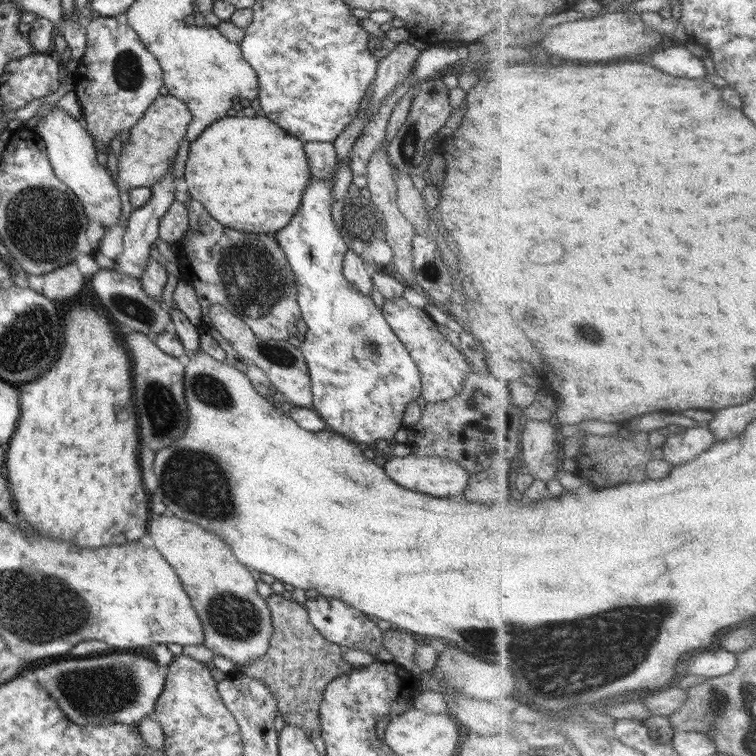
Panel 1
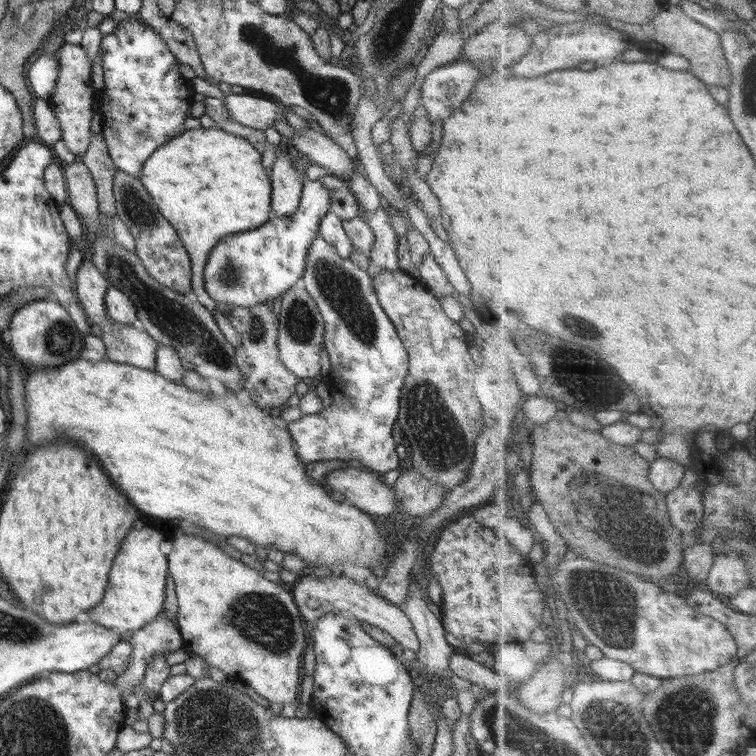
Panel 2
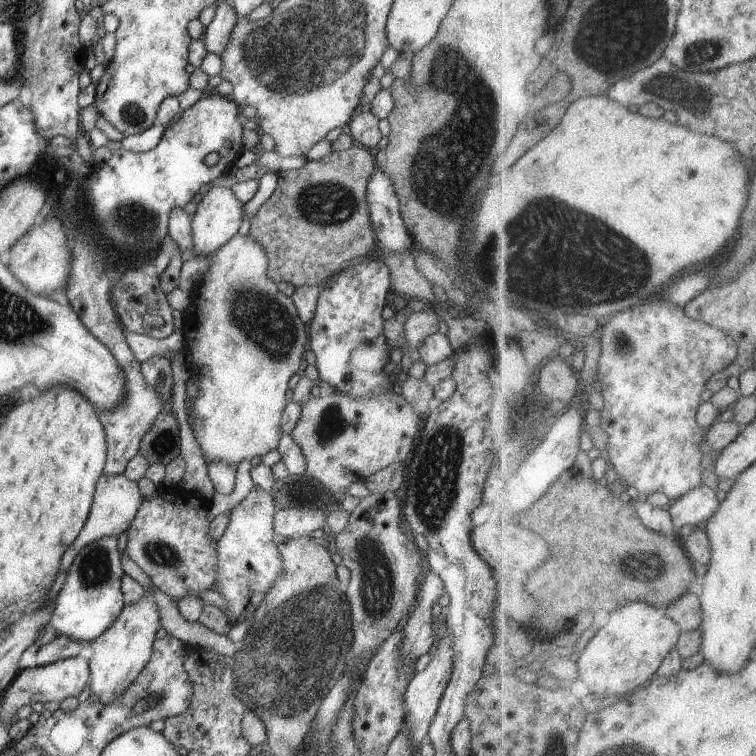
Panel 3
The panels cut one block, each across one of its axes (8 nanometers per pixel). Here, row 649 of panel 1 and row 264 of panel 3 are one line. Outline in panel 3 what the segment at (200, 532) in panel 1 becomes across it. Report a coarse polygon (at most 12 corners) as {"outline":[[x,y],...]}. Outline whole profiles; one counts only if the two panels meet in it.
{"outline":[[237,234],[181,328],[207,464],[277,448],[308,324]]}

